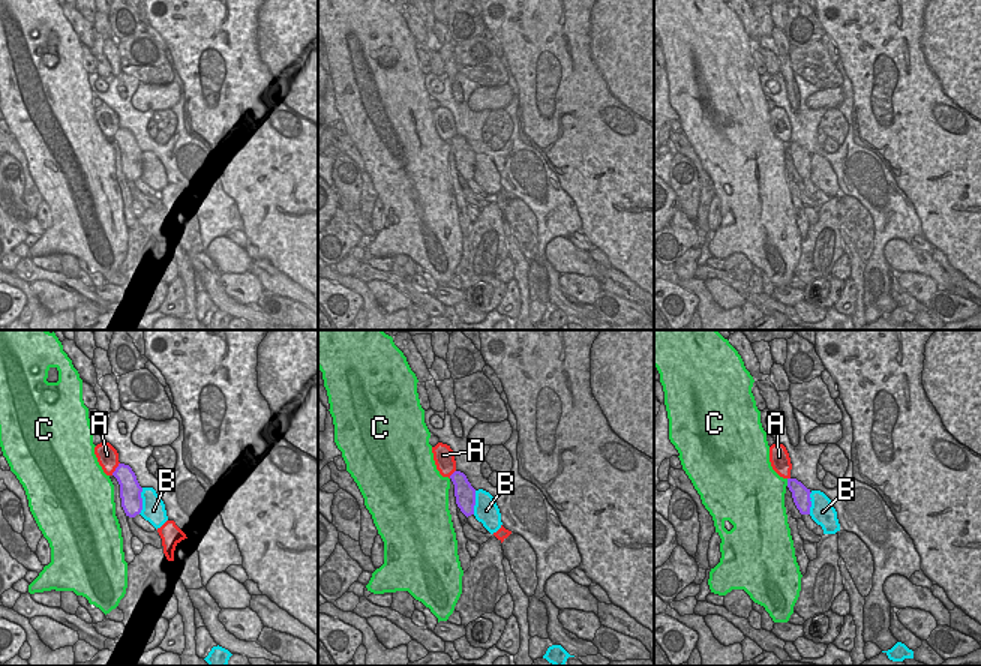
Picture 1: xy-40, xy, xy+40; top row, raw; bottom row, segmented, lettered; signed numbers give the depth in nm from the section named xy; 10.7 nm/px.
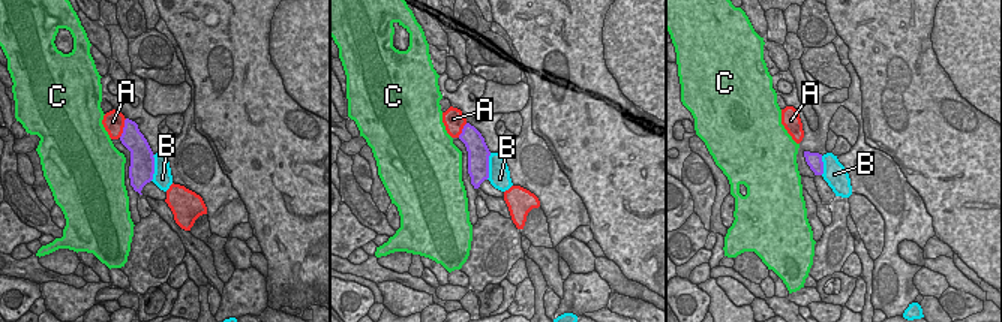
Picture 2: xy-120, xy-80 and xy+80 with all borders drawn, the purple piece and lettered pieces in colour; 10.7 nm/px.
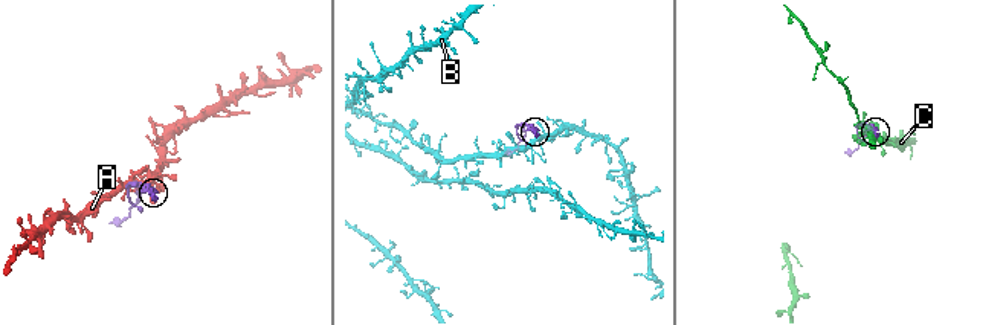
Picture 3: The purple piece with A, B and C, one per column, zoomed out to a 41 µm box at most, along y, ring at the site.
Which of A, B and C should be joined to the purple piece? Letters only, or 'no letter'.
no letter

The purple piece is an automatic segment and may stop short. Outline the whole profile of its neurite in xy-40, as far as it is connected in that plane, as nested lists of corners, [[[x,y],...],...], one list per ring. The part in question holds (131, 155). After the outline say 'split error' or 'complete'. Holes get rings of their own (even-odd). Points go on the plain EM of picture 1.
[[[118,128],[112,140],[120,148],[122,171],[129,182],[135,182],[142,174],[142,152],[129,129]]]; complete

